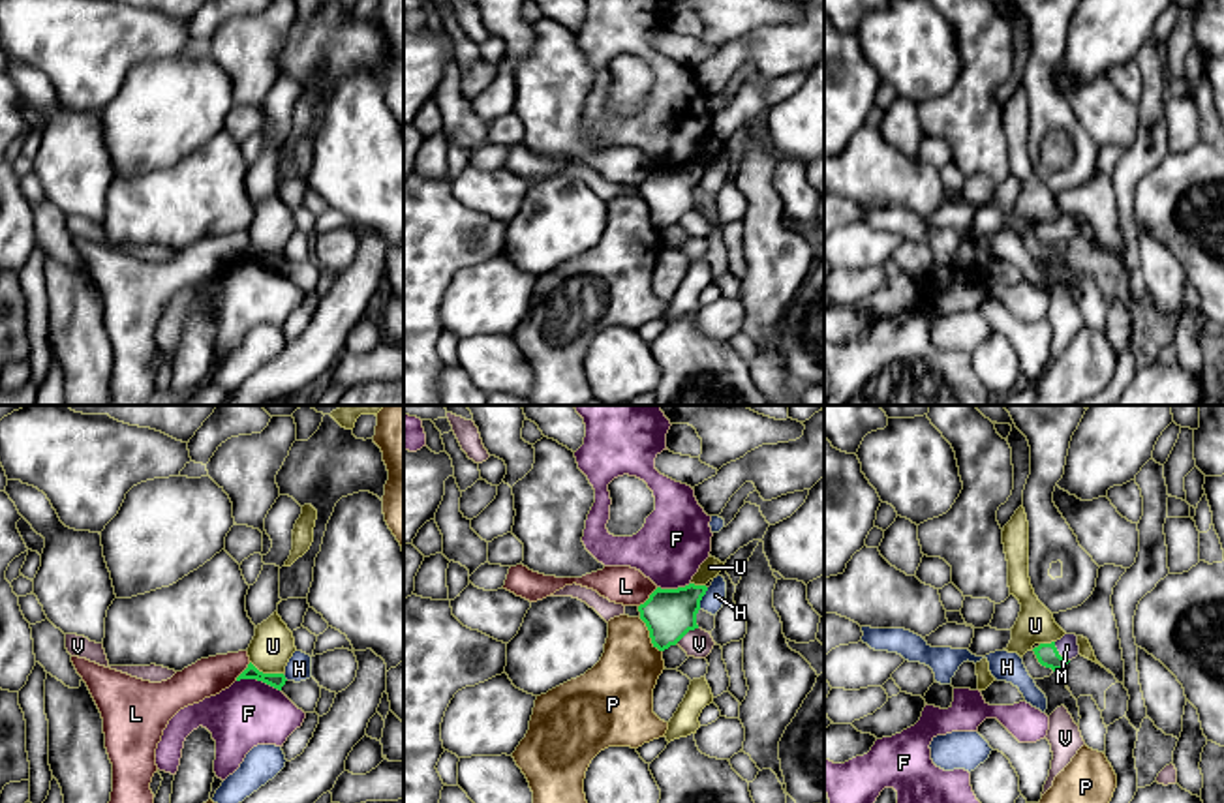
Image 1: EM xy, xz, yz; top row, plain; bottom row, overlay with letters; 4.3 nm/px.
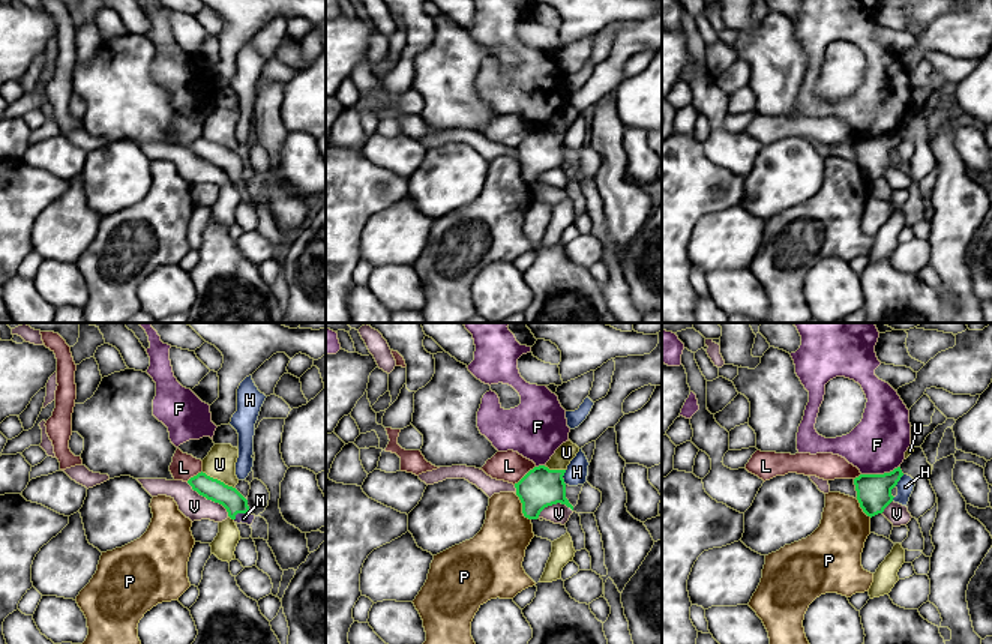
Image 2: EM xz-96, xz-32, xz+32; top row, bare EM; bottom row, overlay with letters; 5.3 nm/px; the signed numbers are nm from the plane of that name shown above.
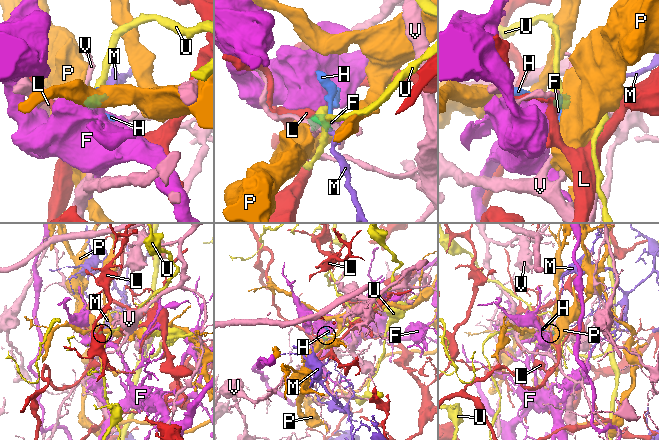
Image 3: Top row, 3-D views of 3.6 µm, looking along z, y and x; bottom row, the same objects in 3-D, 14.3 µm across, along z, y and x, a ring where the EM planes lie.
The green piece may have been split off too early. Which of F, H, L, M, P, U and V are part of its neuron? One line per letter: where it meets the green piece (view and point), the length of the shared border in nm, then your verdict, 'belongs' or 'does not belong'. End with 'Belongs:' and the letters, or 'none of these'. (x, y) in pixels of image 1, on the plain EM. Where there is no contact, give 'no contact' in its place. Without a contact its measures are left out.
F: xy (260, 259) | 200 nm | does not belong
H: xz (701, 179) | 100 nm | does not belong
L: xz (650, 177) | 120 nm | does not belong
M: yz (1057, 233) | 110 nm | belongs
P: xz (650, 214) | 180 nm | does not belong
U: xy (267, 254) | 160 nm | does not belong
V: xz (686, 212) | 120 nm | does not belong
Belongs: M

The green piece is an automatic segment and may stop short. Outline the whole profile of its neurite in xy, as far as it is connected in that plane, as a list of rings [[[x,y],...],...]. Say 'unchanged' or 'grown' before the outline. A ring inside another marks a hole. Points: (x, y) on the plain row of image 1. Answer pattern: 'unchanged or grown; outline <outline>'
unchanged; outline [[[252,242],[248,244],[248,248],[237,257],[237,261],[240,259],[257,259],[263,261],[278,270],[282,270],[282,266],[285,265],[285,255],[283,253],[263,253],[259,251]]]

